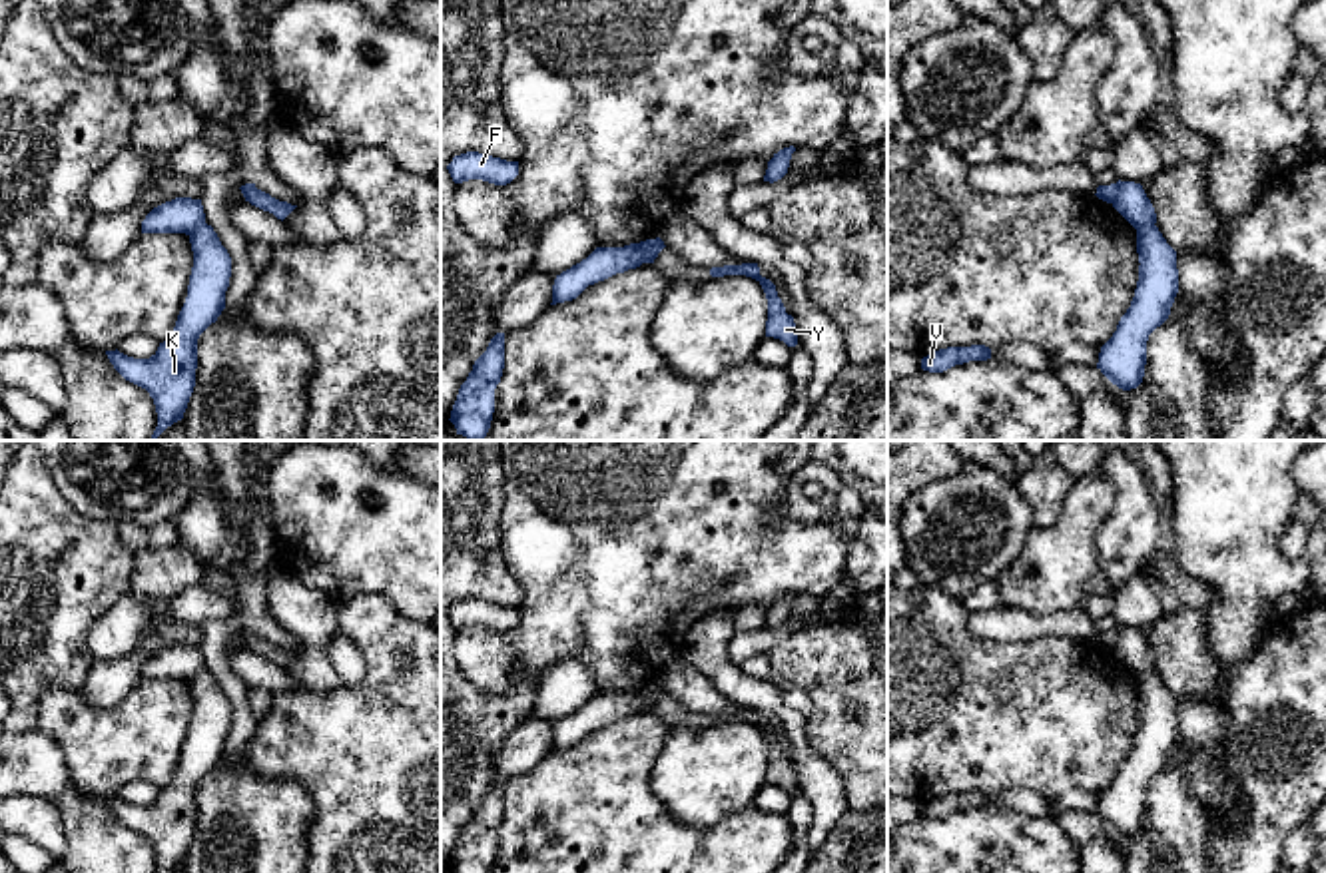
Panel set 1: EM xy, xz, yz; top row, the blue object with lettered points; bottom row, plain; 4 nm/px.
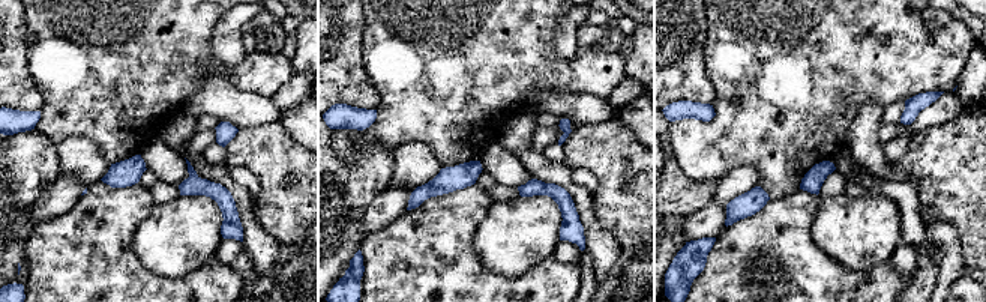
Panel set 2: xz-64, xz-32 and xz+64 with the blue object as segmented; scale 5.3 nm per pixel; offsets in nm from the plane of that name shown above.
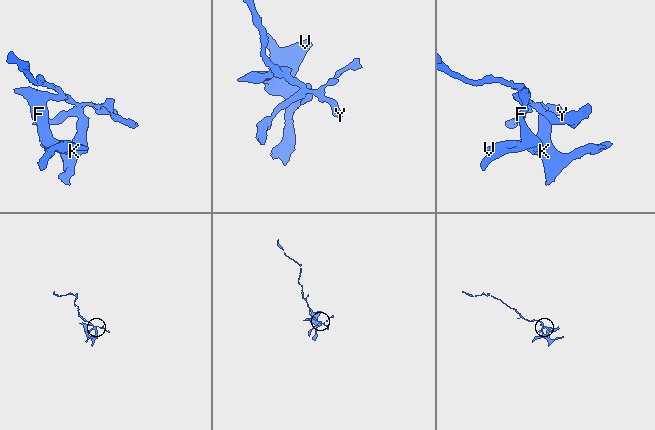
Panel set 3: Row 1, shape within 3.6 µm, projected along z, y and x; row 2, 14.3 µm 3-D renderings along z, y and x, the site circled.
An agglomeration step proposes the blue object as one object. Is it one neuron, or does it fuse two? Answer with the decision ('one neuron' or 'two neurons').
two neurons

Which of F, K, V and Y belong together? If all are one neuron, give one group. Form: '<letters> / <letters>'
F K V / Y

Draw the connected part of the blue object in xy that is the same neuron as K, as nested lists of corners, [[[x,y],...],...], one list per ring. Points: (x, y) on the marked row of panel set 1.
[[[201,223],[189,233],[193,267],[185,303],[171,335],[160,343],[150,359],[134,359],[106,351],[114,369],[130,383],[146,389],[154,399],[158,427],[150,440],[183,419],[195,387],[197,339],[225,309],[231,277],[231,257],[211,225]]]

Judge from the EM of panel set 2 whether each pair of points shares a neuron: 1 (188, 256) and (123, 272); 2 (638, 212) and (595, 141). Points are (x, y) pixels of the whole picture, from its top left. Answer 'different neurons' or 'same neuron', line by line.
1: different neurons
2: same neuron

